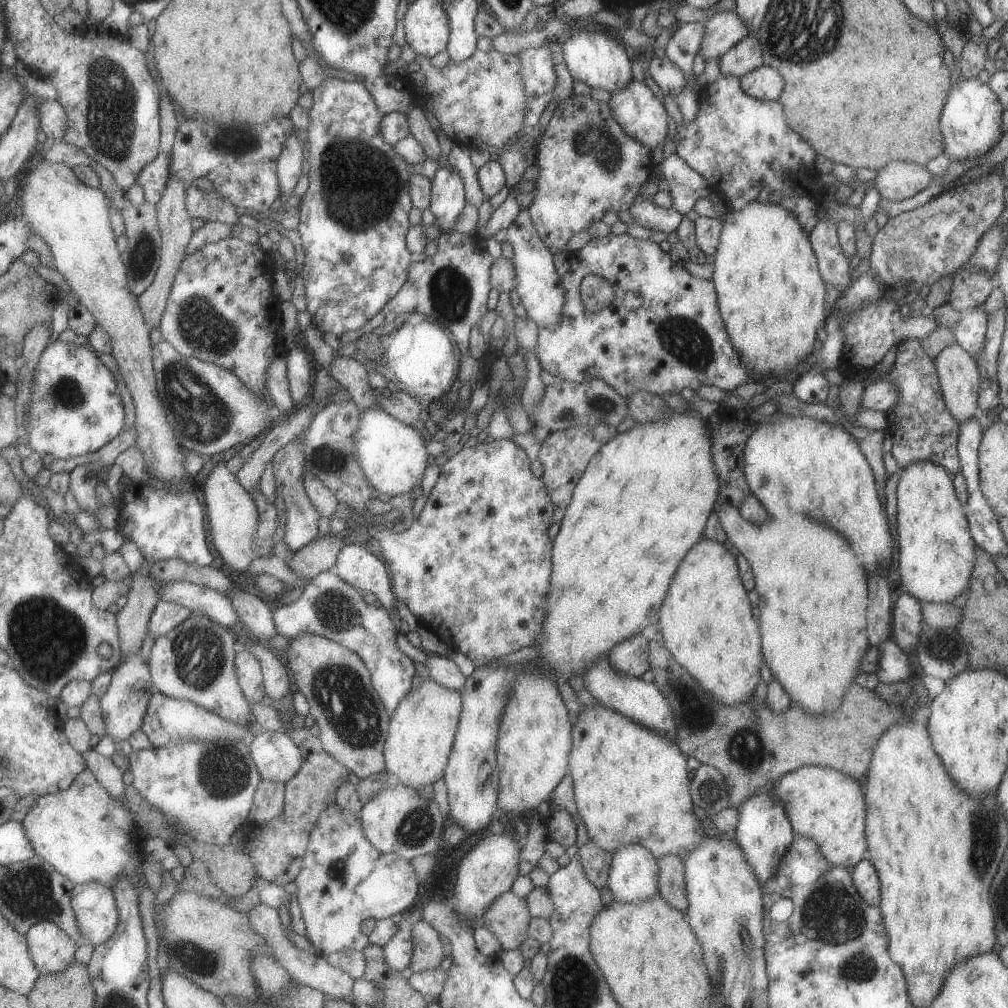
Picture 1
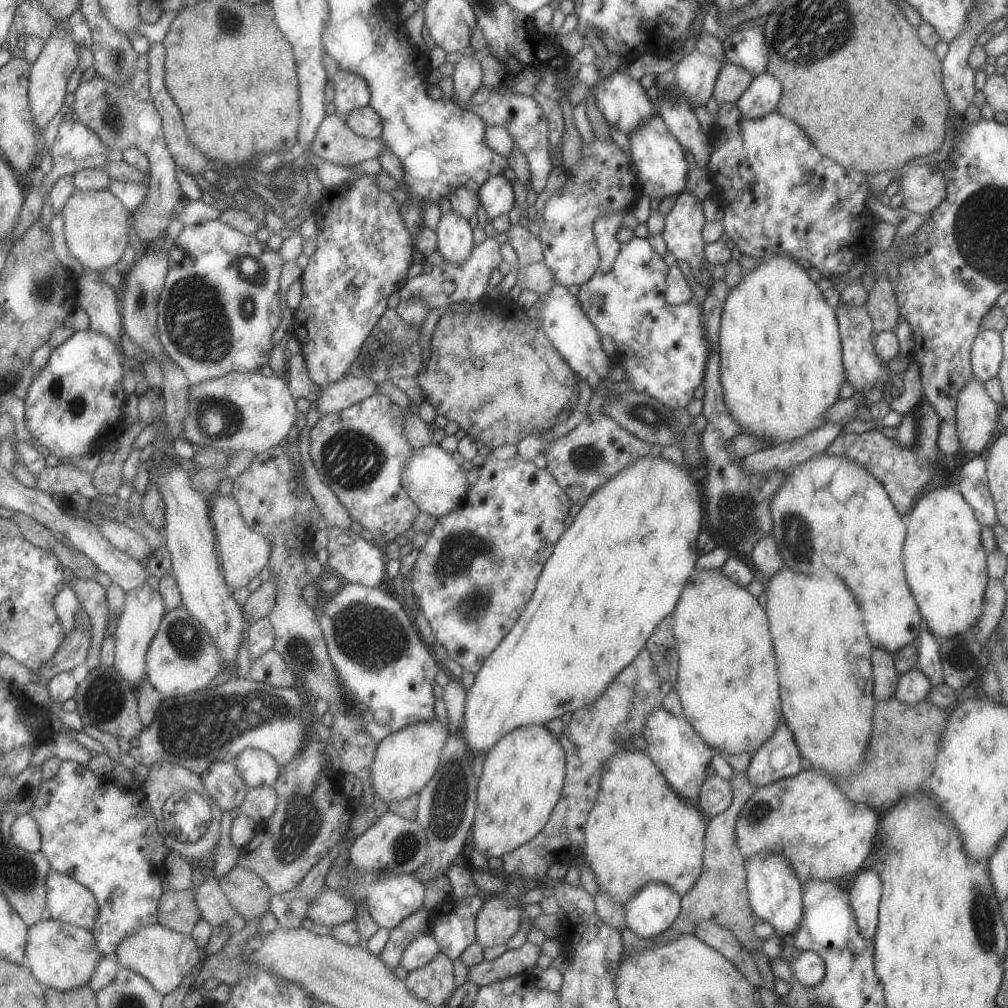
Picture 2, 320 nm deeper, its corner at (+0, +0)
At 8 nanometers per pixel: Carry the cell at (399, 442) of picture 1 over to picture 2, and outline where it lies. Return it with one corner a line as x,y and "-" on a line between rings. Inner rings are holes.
439,444
412,448
411,456
406,458
404,469
401,471
400,483
419,511
439,518
463,504
468,490
466,466
453,461
451,454
441,449

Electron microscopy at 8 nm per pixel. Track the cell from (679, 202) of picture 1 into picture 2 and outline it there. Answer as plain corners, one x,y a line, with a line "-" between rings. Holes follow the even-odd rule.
683,191
676,197
675,203
670,212
664,217
664,227
660,232
662,239
666,244
666,250
669,250
676,260
683,260
690,268
690,274
695,278
705,290
712,284
714,278
704,265
704,244
701,229
703,228
705,218
701,201
690,192

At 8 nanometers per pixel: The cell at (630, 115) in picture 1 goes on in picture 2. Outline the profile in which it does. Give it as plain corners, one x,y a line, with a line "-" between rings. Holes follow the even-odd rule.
657,114
653,115
639,129
627,135
630,144
630,158
636,168
639,192
650,199
663,200
667,196
684,191
688,164
684,150
677,139
667,130
665,123

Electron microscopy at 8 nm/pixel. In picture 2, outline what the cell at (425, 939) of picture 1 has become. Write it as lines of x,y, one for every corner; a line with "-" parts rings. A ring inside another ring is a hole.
437,953
431,962
414,971
408,971
404,988
413,993
415,998
430,1005
447,1004
455,990
453,981
452,960
444,954

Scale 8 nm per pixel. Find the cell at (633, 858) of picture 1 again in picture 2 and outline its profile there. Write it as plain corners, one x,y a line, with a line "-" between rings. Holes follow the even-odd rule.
645,883
624,904
626,928
642,939
657,937
669,928
680,911
680,899
668,886

